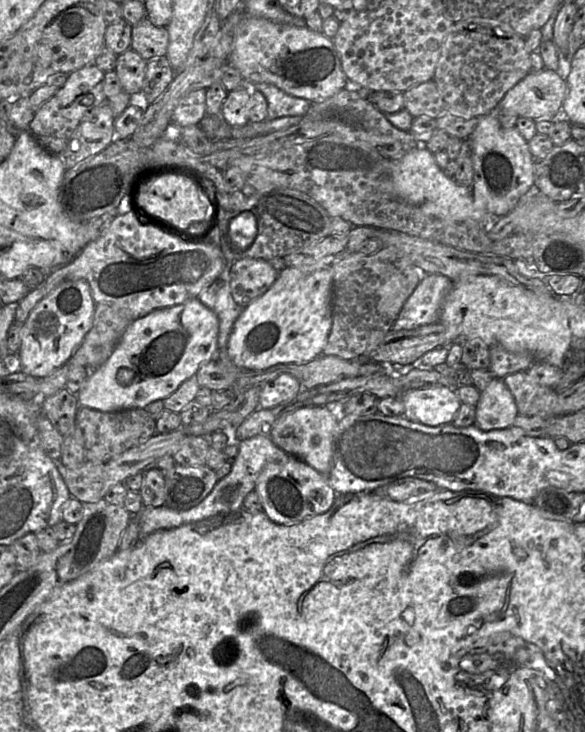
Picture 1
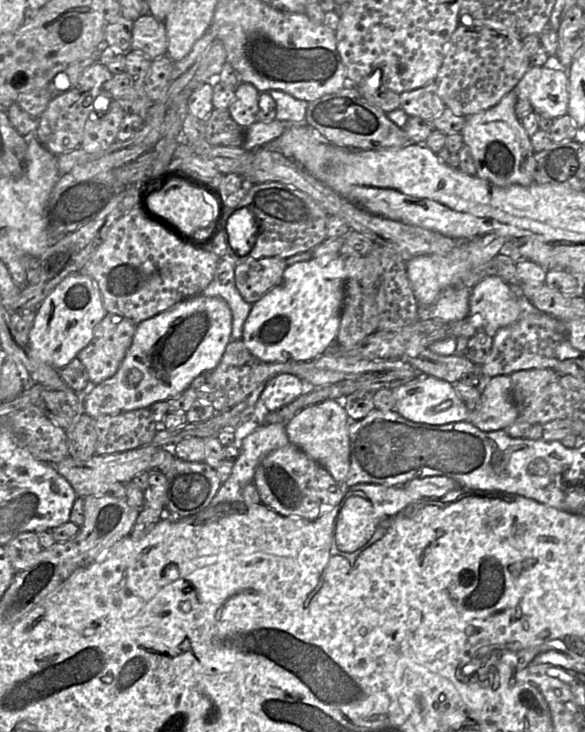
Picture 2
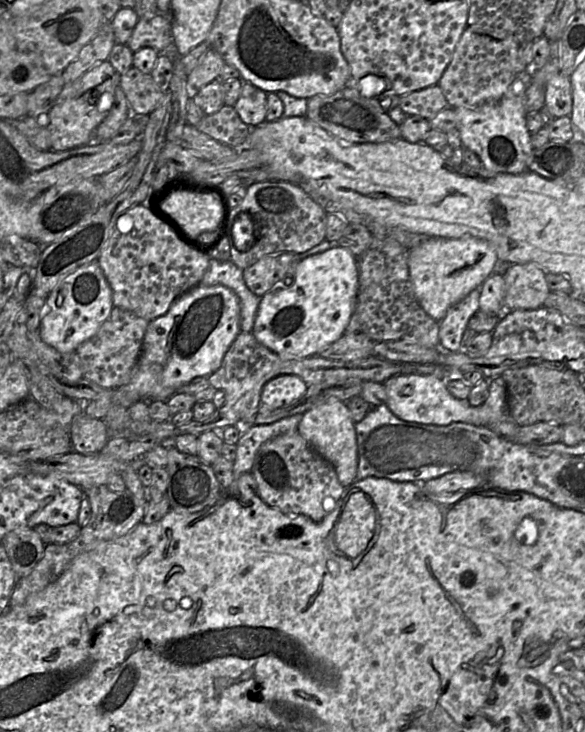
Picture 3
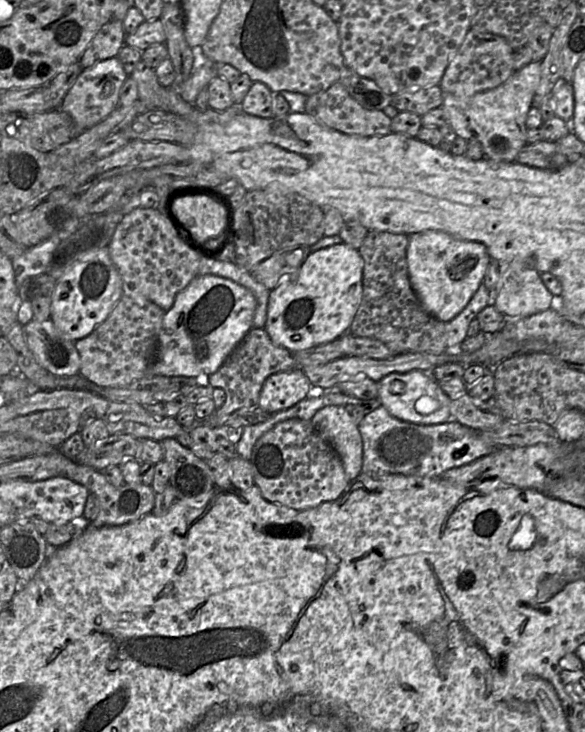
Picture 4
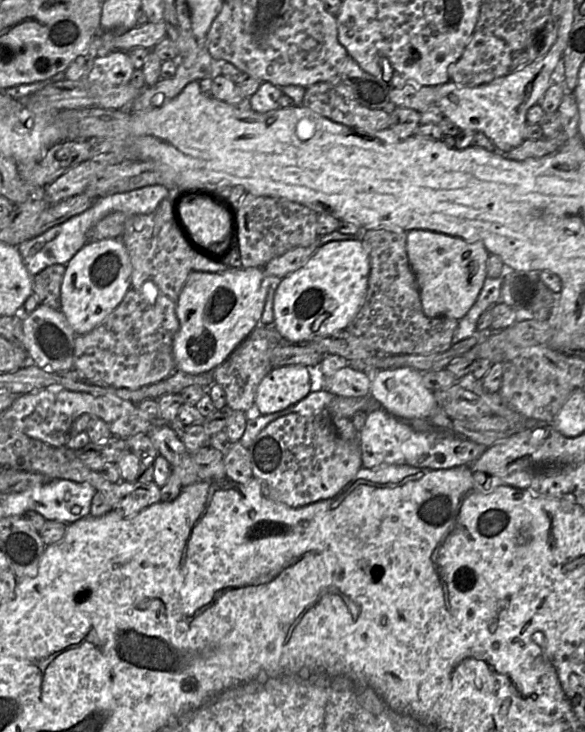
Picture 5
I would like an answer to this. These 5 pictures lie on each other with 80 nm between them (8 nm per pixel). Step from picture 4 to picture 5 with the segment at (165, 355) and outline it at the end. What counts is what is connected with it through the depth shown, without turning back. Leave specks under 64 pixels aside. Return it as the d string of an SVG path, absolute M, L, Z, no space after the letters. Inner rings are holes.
M263 267L252 268L228 268L219 273L194 272L192 271L182 288L176 301L176 315L179 320L179 330L173 340L173 357L176 370L181 370L191 374L202 374L212 372L213 369L221 365L230 354L252 333L252 331L260 325L260 319L264 310L265 302L269 292L269 288L273 283L280 283L280 278L269 277L264 273Z

